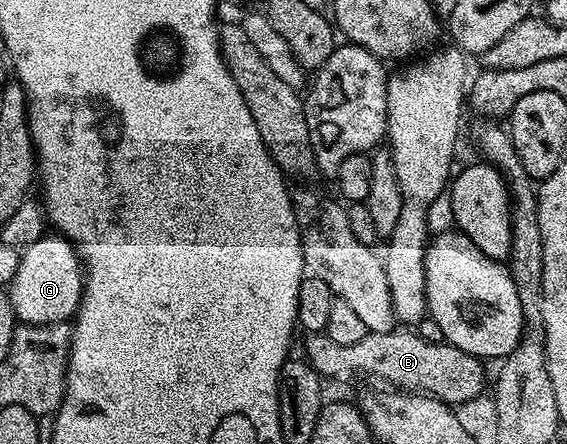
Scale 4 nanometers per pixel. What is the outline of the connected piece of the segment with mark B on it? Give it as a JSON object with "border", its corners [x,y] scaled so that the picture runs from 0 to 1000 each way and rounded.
{"border":[[[707,745],[714,748],[649,748],[621,779],[598,779],[598,770],[584,770],[584,761],[571,752],[545,752],[536,759],[534,802],[575,858],[653,847],[658,856],[674,856],[679,863],[674,867],[688,876],[769,892],[794,914],[813,912],[850,890],[857,822],[843,804],[783,770],[755,775],[746,759],[728,750],[734,745]]]}

